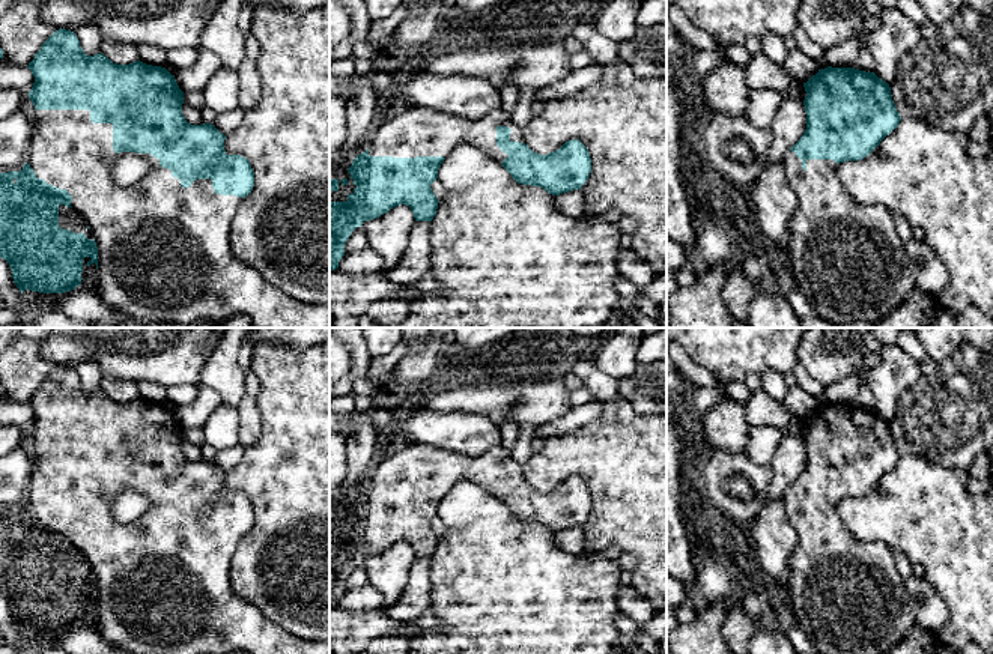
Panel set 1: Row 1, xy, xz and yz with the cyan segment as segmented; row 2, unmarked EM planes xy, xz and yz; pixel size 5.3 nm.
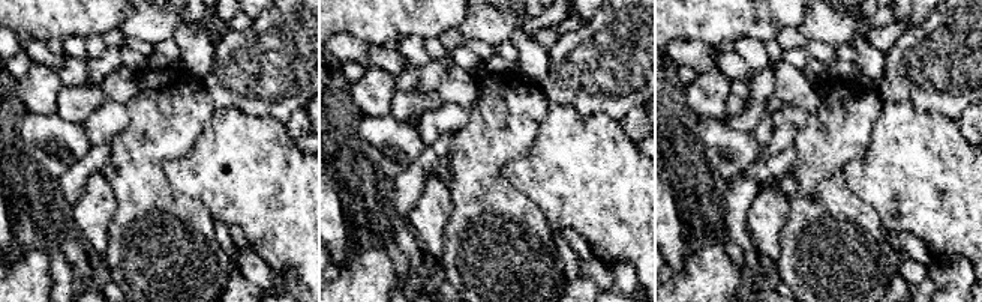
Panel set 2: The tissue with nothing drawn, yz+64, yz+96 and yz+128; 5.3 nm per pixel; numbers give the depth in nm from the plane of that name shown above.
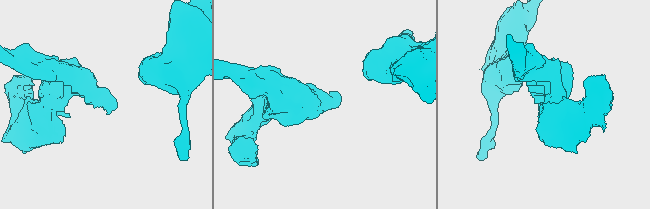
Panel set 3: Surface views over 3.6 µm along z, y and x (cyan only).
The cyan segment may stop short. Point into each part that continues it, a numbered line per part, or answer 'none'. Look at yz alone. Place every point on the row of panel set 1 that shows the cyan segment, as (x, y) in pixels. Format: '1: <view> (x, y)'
1: yz (847, 259)

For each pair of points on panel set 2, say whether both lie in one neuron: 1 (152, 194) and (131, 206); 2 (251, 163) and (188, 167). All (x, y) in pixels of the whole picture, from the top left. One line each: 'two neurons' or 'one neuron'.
1: one neuron
2: one neuron

